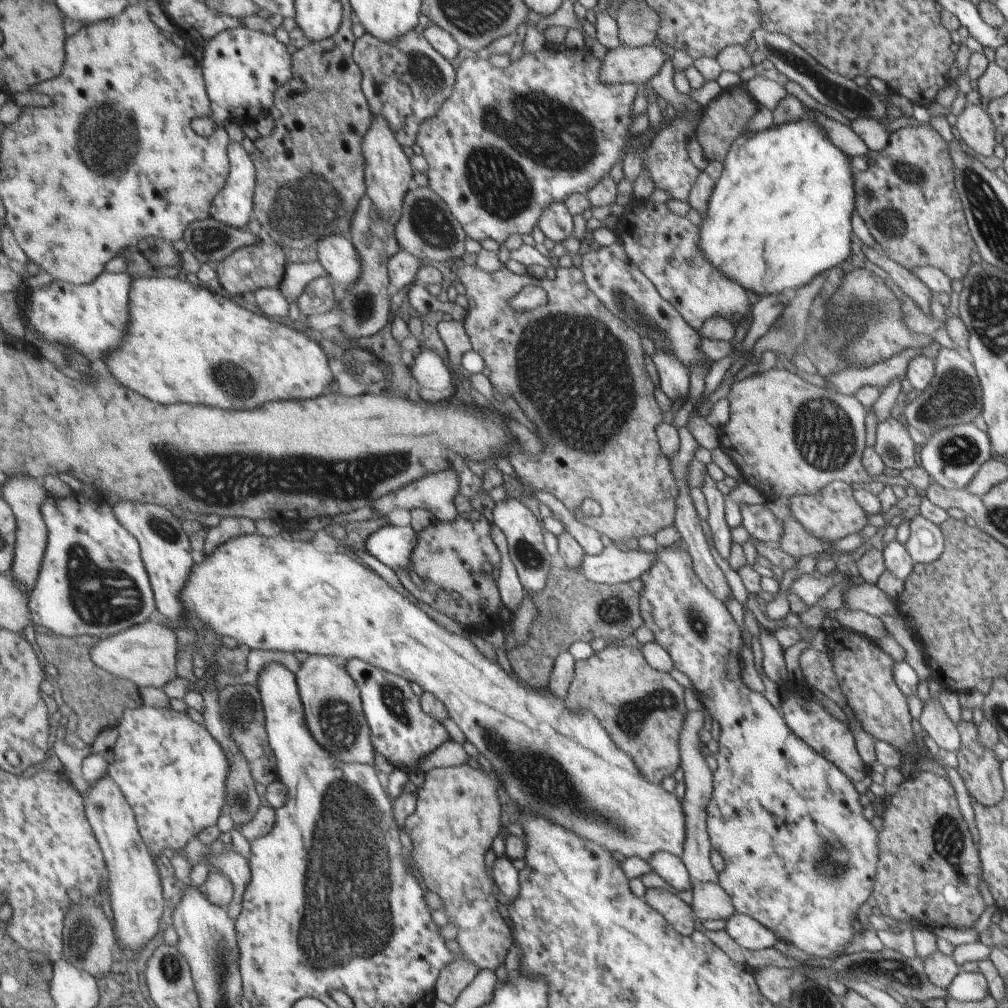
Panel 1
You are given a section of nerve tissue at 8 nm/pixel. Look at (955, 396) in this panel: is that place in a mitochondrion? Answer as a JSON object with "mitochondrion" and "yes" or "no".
{"mitochondrion":"yes"}

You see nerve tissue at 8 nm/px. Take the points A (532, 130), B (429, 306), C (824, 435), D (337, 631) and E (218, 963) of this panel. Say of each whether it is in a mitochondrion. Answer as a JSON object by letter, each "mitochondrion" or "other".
{"A":"mitochondrion","B":"other","C":"mitochondrion","D":"other","E":"mitochondrion"}

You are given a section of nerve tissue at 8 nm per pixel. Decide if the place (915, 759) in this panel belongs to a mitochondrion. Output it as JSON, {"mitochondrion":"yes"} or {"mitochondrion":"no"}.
{"mitochondrion":"no"}

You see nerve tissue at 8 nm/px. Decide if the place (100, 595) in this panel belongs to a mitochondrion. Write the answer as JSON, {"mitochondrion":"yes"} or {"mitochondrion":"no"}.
{"mitochondrion":"yes"}

